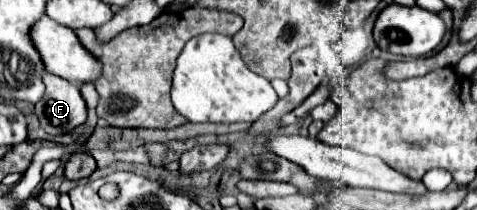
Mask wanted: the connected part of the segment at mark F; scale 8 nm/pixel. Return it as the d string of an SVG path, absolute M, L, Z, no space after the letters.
M45 73L41 81L45 85L45 95L35 103L35 115L41 121L41 129L49 135L63 135L83 125L87 107L79 87L49 73Z

